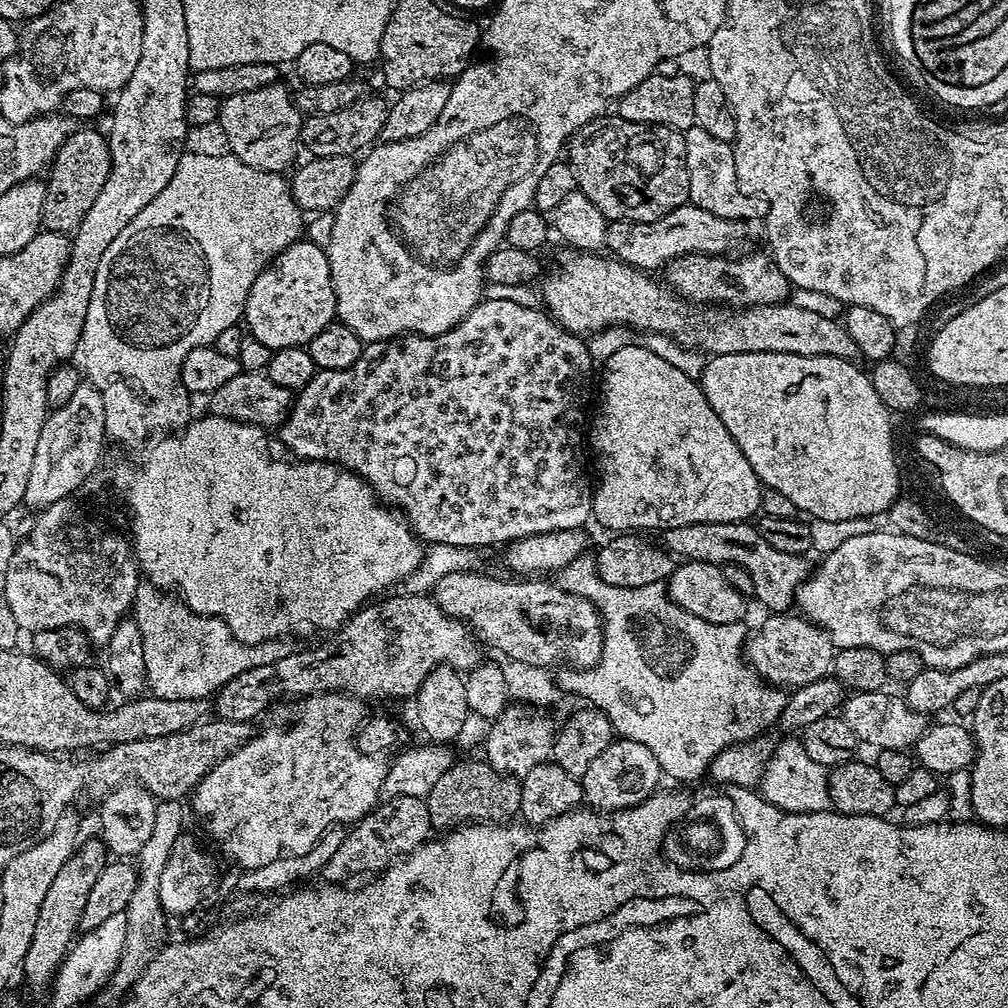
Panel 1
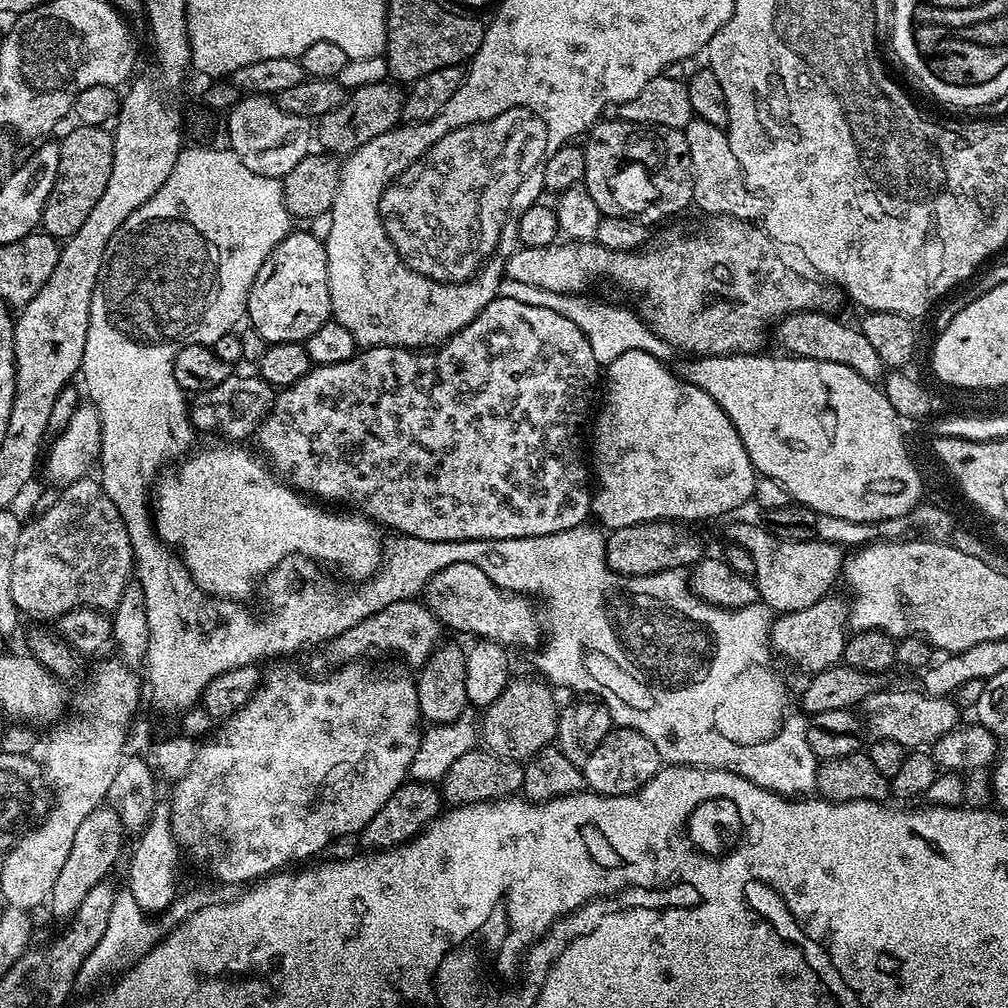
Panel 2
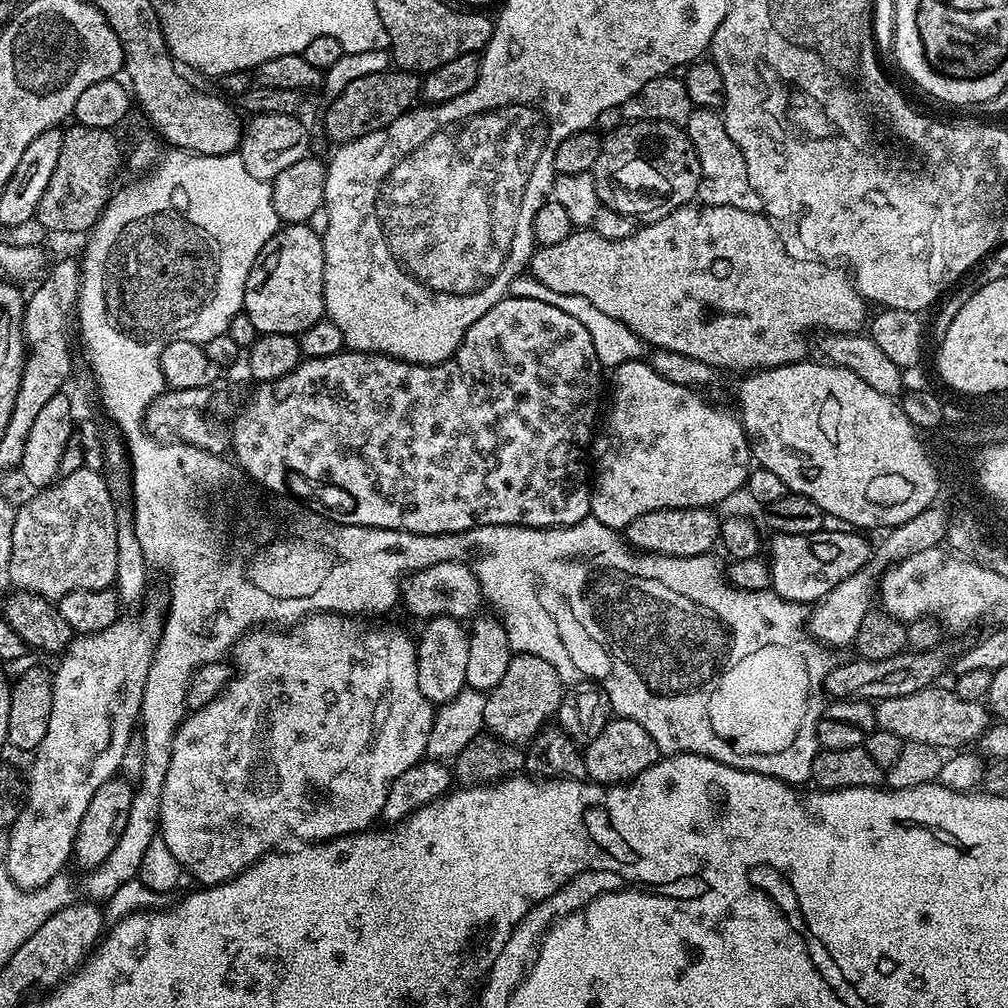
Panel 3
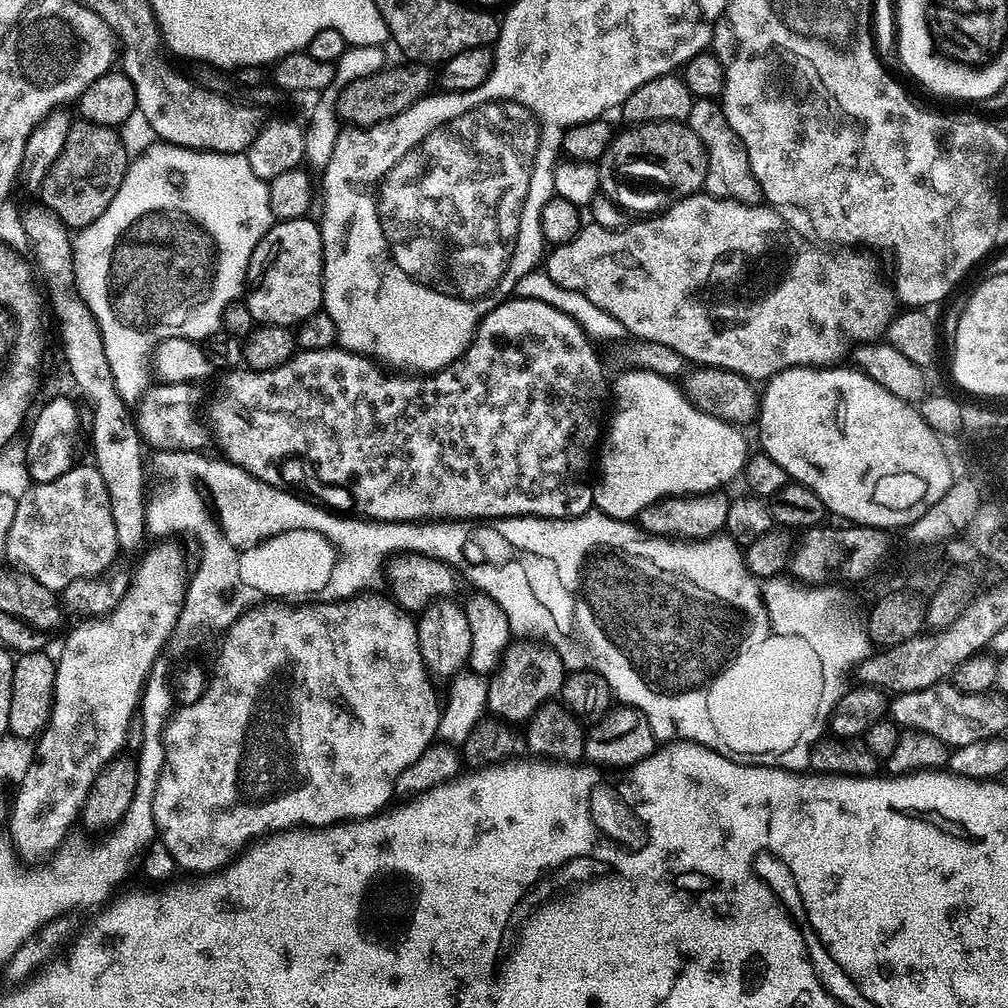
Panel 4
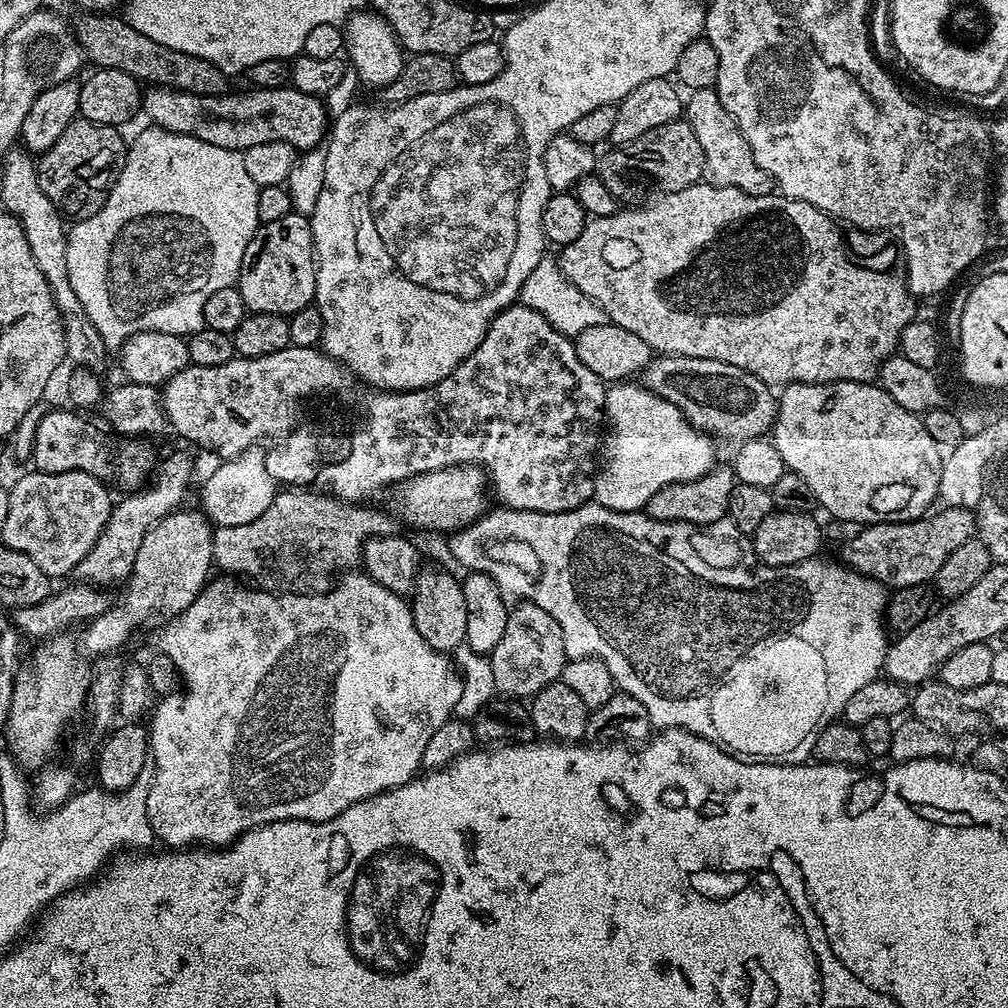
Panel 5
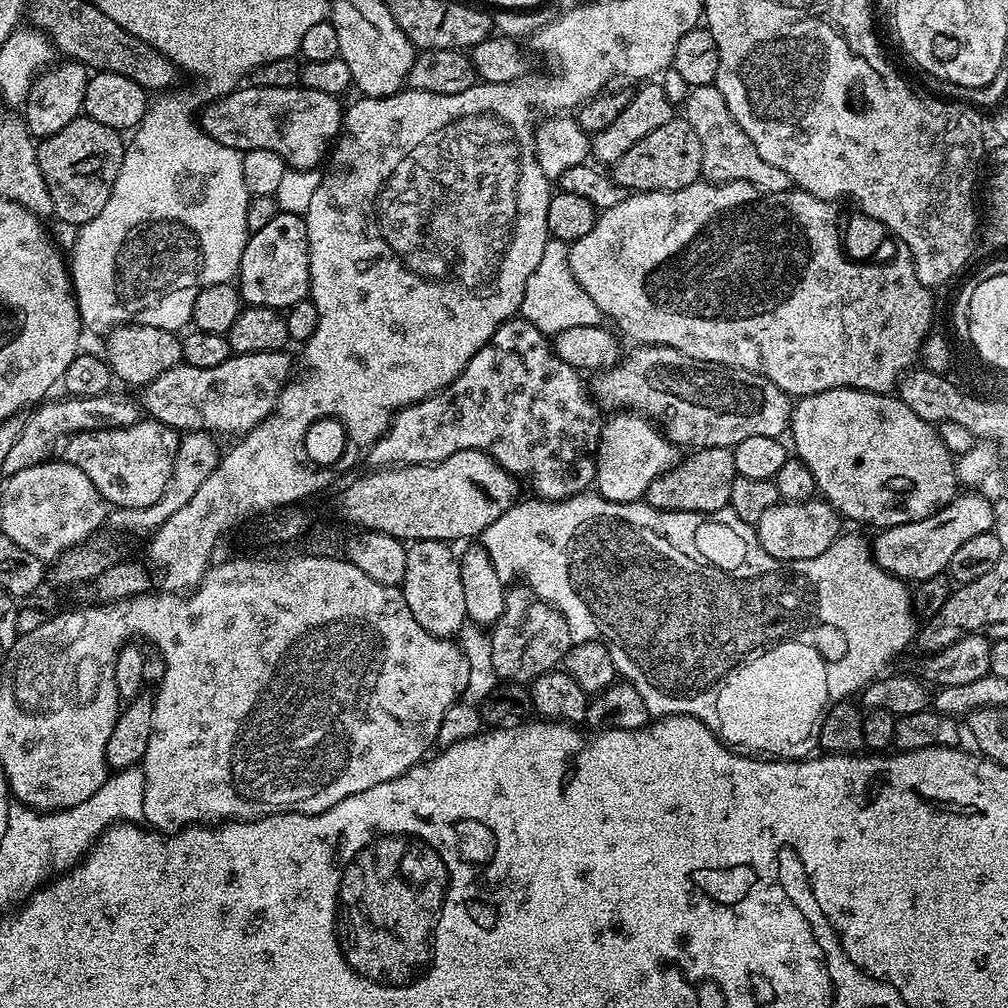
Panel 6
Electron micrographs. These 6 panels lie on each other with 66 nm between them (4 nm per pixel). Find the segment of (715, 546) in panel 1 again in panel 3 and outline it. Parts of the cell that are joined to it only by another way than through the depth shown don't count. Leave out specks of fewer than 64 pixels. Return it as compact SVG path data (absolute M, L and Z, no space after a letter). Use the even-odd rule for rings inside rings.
M859 531L814 534L776 534L772 540L770 559L770 588L782 598L796 604L815 605L830 594L832 588L858 573L872 557L873 549Z

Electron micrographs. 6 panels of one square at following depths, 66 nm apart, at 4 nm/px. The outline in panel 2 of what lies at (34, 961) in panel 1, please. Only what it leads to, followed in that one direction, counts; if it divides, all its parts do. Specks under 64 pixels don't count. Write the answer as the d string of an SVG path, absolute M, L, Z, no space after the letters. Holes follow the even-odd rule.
M111 806L95 808L90 818L86 818L86 822L78 826L74 833L74 846L70 846L70 855L62 866L62 874L58 874L52 895L46 901L47 907L52 907L54 919L67 922L85 900L86 894L97 884L109 879L108 871L115 866L116 859L124 848L124 836L126 829Z

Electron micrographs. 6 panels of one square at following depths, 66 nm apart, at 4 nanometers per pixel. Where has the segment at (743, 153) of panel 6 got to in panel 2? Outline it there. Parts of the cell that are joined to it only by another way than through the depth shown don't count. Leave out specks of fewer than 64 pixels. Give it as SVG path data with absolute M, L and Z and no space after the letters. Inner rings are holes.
M695 118L682 131L692 163L692 204L712 218L733 216L735 220L759 221L768 210L768 202L744 181L742 166L738 166L738 158L730 150L727 131Z

